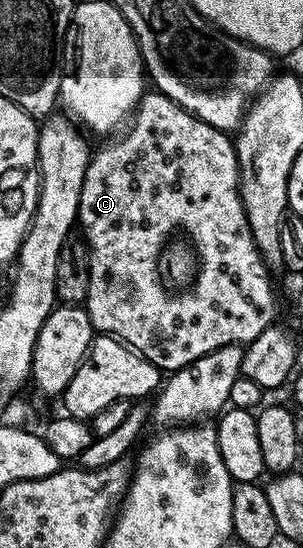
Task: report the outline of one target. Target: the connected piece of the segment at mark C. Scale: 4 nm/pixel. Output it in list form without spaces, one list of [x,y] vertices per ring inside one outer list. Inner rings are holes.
[[[146,92],[142,97],[140,97],[139,102],[136,103],[136,108],[134,113],[131,115],[130,123],[132,122],[132,131],[129,134],[124,134],[121,138],[113,137],[111,140],[113,142],[108,142],[100,151],[93,153],[88,159],[88,167],[86,168],[86,176],[82,180],[82,196],[80,197],[80,213],[78,215],[78,226],[79,229],[84,229],[82,231],[82,237],[85,242],[88,243],[88,263],[90,264],[90,284],[88,285],[88,301],[86,303],[86,309],[90,320],[92,321],[93,331],[99,332],[101,334],[110,334],[113,338],[119,338],[125,346],[128,346],[131,350],[137,350],[143,358],[150,360],[150,364],[154,364],[162,372],[171,372],[174,370],[180,370],[186,364],[190,364],[194,360],[198,360],[198,356],[206,356],[210,352],[214,352],[218,348],[223,346],[231,346],[233,344],[247,344],[252,342],[267,326],[273,325],[274,319],[272,318],[276,314],[276,298],[272,295],[272,278],[273,275],[270,273],[267,264],[260,258],[260,253],[258,248],[254,244],[254,236],[250,232],[250,224],[248,223],[248,217],[244,211],[244,201],[240,199],[240,165],[236,159],[236,147],[234,145],[233,139],[229,137],[225,131],[214,128],[210,124],[206,124],[202,120],[195,118],[190,112],[186,112],[178,104],[174,104],[174,100],[170,100],[167,96],[159,92]],[[172,234],[172,238],[177,242],[177,246],[172,250],[172,258],[176,262],[180,262],[176,266],[176,271],[173,272],[172,278],[176,282],[184,282],[192,274],[192,294],[183,294],[182,291],[176,290],[171,294],[170,291],[164,287],[164,274],[160,271],[160,253],[164,250],[164,245],[168,242],[168,237]],[[187,242],[192,242],[192,258],[197,262],[197,266],[193,268],[190,263],[184,262],[188,258],[188,246]]]

